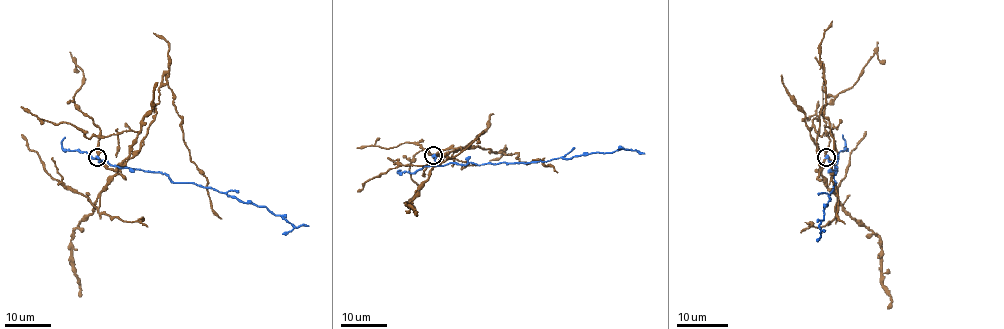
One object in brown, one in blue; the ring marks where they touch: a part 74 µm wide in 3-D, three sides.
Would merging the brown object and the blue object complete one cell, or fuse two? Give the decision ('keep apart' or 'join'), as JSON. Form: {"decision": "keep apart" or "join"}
{"decision": "keep apart"}

